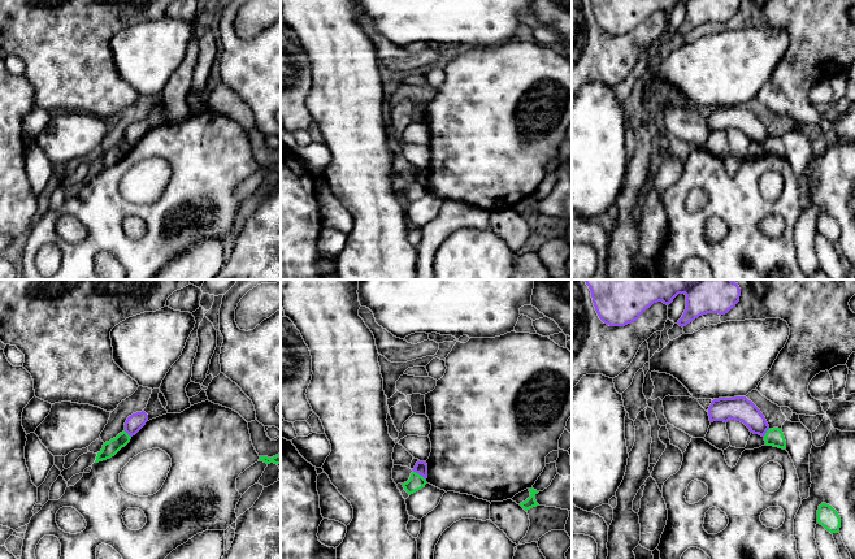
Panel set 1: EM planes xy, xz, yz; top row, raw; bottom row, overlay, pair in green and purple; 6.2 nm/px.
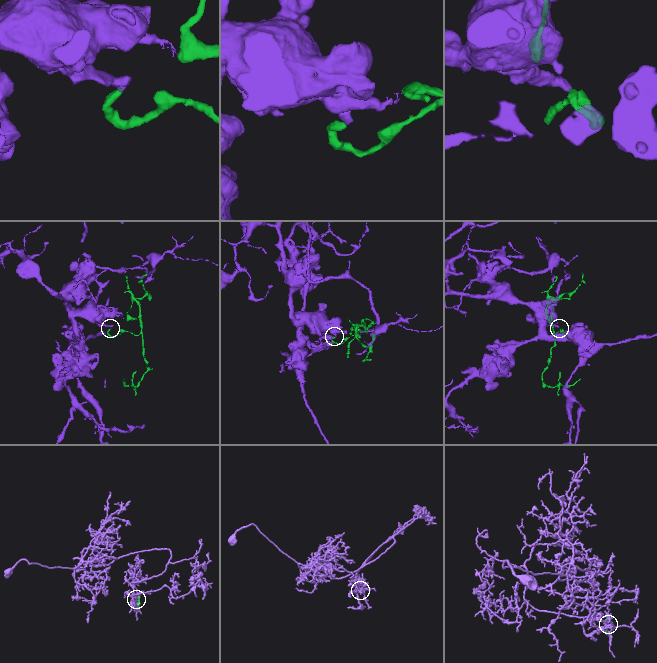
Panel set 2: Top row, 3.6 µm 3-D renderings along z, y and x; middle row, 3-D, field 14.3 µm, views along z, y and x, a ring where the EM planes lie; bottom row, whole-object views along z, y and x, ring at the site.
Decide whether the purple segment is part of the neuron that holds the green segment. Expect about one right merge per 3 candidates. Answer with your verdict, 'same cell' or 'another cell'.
another cell

